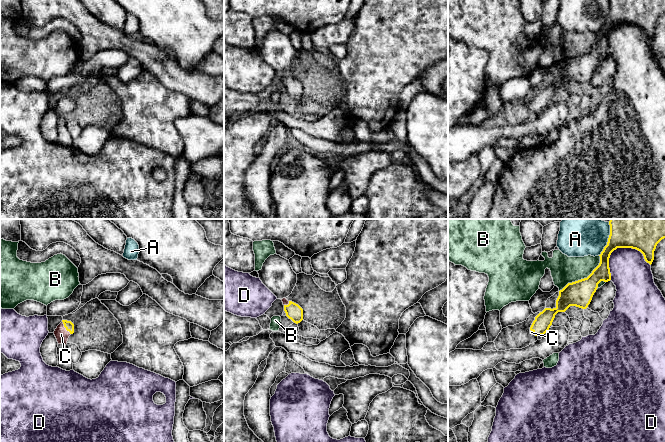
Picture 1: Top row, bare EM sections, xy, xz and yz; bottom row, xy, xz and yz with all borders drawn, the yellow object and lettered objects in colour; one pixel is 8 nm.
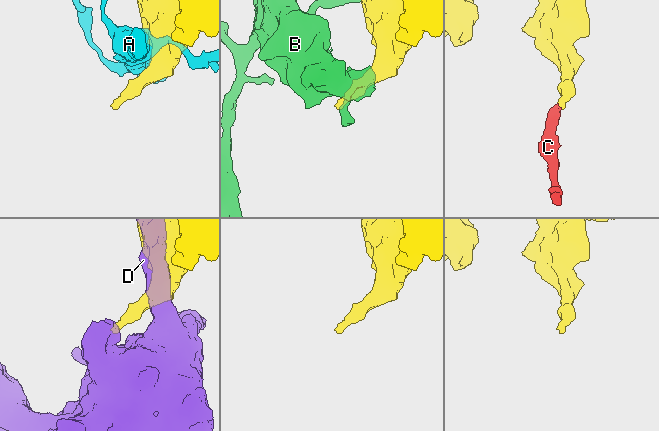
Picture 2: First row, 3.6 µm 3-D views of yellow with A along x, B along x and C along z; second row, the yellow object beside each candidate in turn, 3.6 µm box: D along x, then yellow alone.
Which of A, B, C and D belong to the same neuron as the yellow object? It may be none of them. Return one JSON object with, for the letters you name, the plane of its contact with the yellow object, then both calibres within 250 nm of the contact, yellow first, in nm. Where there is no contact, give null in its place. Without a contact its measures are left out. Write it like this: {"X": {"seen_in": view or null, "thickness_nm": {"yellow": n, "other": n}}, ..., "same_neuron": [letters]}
{"C": {"seen_in": "xy", "thickness_nm": {"yellow": 70, "other": 110}}, "same_neuron": ["C"]}

